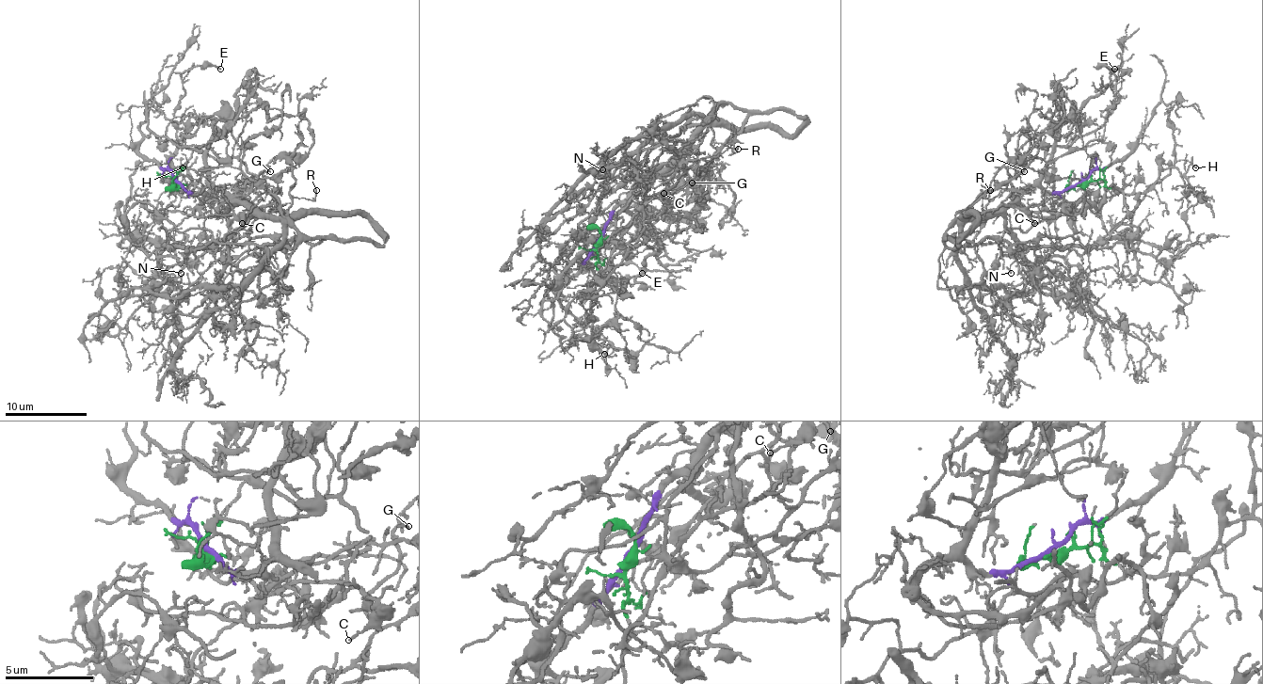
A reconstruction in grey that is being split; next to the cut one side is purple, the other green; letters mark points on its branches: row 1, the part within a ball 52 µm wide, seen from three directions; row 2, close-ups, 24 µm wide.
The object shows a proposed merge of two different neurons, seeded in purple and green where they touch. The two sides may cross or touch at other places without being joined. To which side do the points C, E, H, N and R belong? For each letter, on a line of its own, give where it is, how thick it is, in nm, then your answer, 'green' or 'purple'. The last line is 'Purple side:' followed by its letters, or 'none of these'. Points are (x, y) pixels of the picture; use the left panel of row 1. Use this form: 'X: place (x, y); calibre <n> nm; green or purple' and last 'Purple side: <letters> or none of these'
C: place (242, 223); calibre 110 nm; green
E: place (220, 69); calibre 150 nm; green
H: place (183, 167); calibre 90 nm; green
N: place (181, 273); calibre 130 nm; purple
R: place (316, 190); calibre 110 nm; green
Purple side: N

